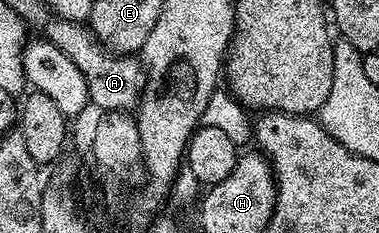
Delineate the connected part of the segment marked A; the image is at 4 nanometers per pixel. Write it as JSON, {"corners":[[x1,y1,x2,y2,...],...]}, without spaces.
{"corners":[[59,21,46,33,54,46,70,57,74,65,85,75,89,89,91,106,100,107,101,112,131,112,139,104,144,85,144,69,139,58,129,55,113,54,104,44,97,41,87,26,76,21]]}

